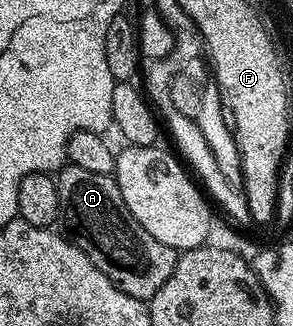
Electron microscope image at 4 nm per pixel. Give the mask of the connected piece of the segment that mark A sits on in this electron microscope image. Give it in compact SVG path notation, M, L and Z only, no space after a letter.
M73 164L63 165L57 171L58 195L60 196L60 218L70 231L69 237L92 260L120 292L133 298L148 300L164 288L164 280L172 276L178 263L179 251L168 244L160 244L152 232L144 232L128 212L128 204L124 204L124 196L113 176L100 172L88 172L88 168L80 168Z

